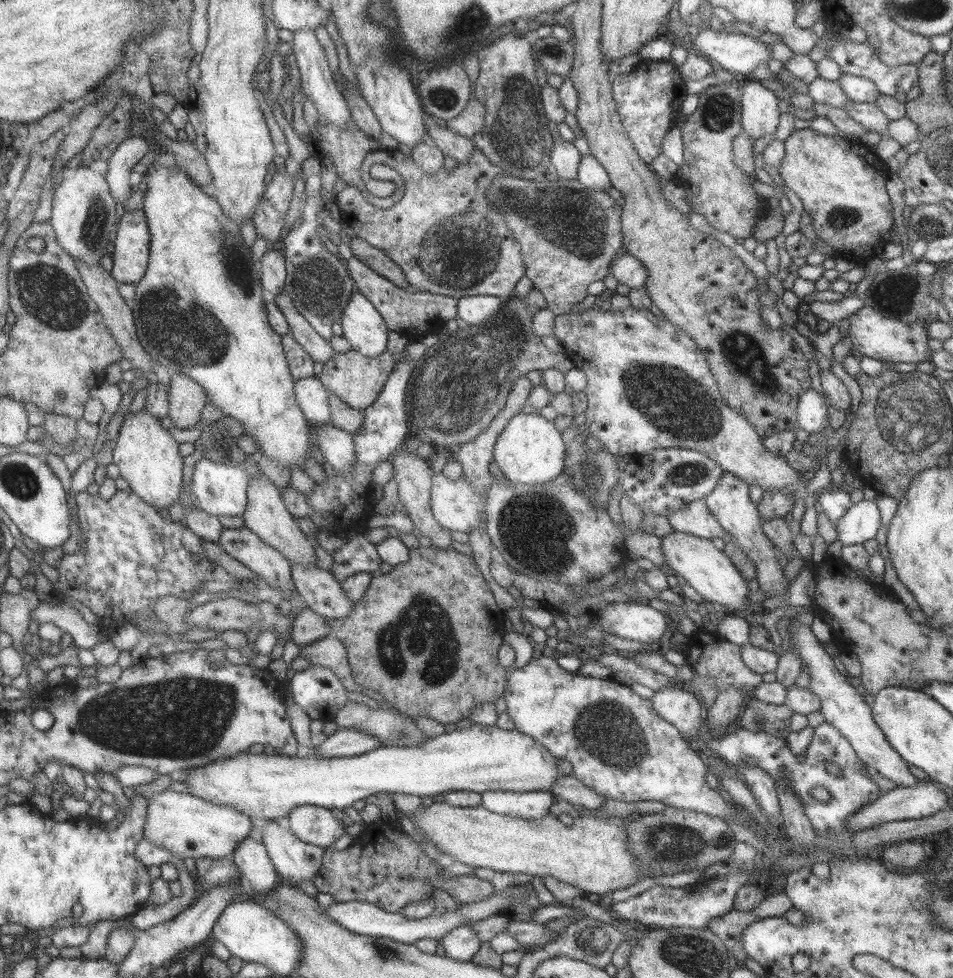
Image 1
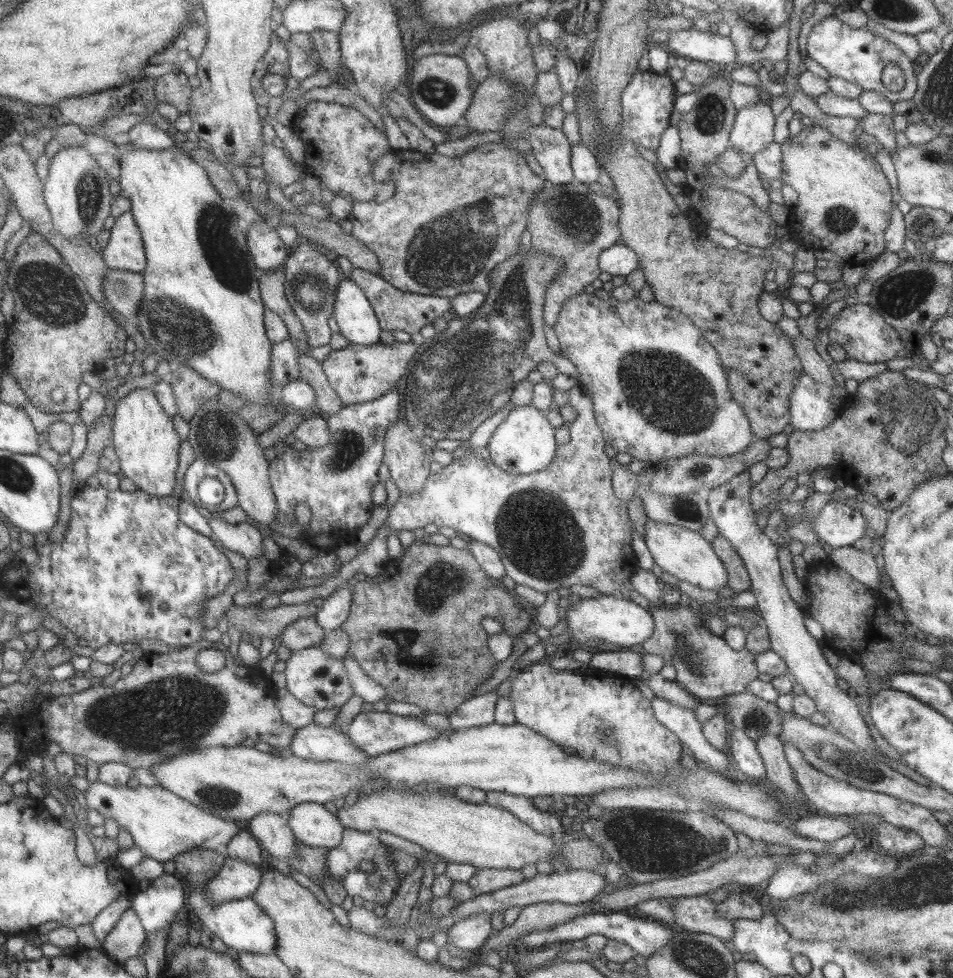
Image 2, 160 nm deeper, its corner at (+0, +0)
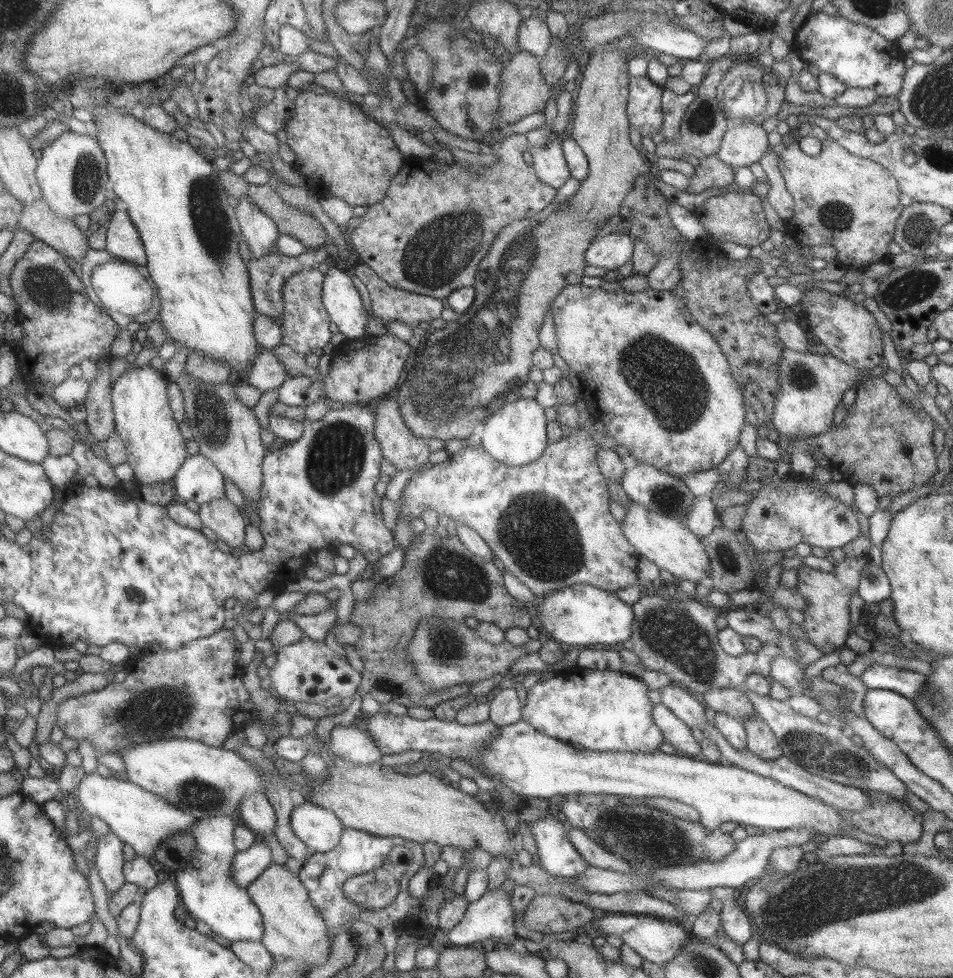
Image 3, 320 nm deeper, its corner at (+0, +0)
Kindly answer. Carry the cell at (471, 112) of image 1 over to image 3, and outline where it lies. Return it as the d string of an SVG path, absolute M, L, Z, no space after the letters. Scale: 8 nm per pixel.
M527 51L513 53L510 59L506 61L500 74L500 113L495 126L499 129L518 122L527 114L541 111L550 95L550 86L541 76L536 56Z

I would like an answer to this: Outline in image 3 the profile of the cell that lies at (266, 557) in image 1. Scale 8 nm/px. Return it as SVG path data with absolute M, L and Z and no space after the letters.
M215 497L205 504L200 504L196 512L202 526L216 534L216 538L235 549L243 544L243 527L245 520L225 497Z

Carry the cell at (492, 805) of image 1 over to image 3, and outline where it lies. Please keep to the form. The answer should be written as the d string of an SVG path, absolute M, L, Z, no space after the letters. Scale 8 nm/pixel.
M556 812L541 821L528 824L537 846L534 857L537 864L555 878L575 879L588 865L571 842L567 841L565 827L566 824Z

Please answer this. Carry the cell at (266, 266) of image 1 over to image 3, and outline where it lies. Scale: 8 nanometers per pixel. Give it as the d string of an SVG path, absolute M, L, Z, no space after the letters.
M245 195L238 198L234 207L234 213L236 214L238 225L240 226L242 239L248 244L250 258L256 259L267 253L271 253L267 248L269 248L279 236L278 228L273 222L273 219L263 214L263 212L261 212Z

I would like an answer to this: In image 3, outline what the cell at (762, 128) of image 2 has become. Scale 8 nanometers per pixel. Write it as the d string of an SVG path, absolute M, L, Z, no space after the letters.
M760 125L735 126L726 130L716 157L734 170L758 162L767 146L767 134Z

